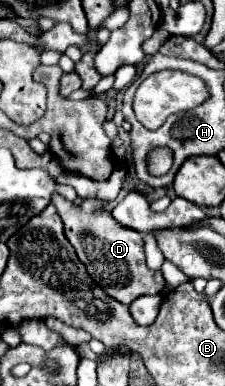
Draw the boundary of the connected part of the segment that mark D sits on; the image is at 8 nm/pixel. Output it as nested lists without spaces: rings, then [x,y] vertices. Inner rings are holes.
[[[55,194],[51,202],[55,204],[65,224],[67,240],[73,244],[89,276],[107,292],[107,296],[111,296],[113,300],[119,300],[125,306],[131,306],[131,302],[137,300],[139,296],[153,296],[163,292],[165,288],[163,274],[149,270],[145,264],[143,236],[115,222],[111,214],[95,214],[95,210],[101,208],[105,202],[83,200],[79,206],[75,206],[73,202],[65,200],[61,194]]]

